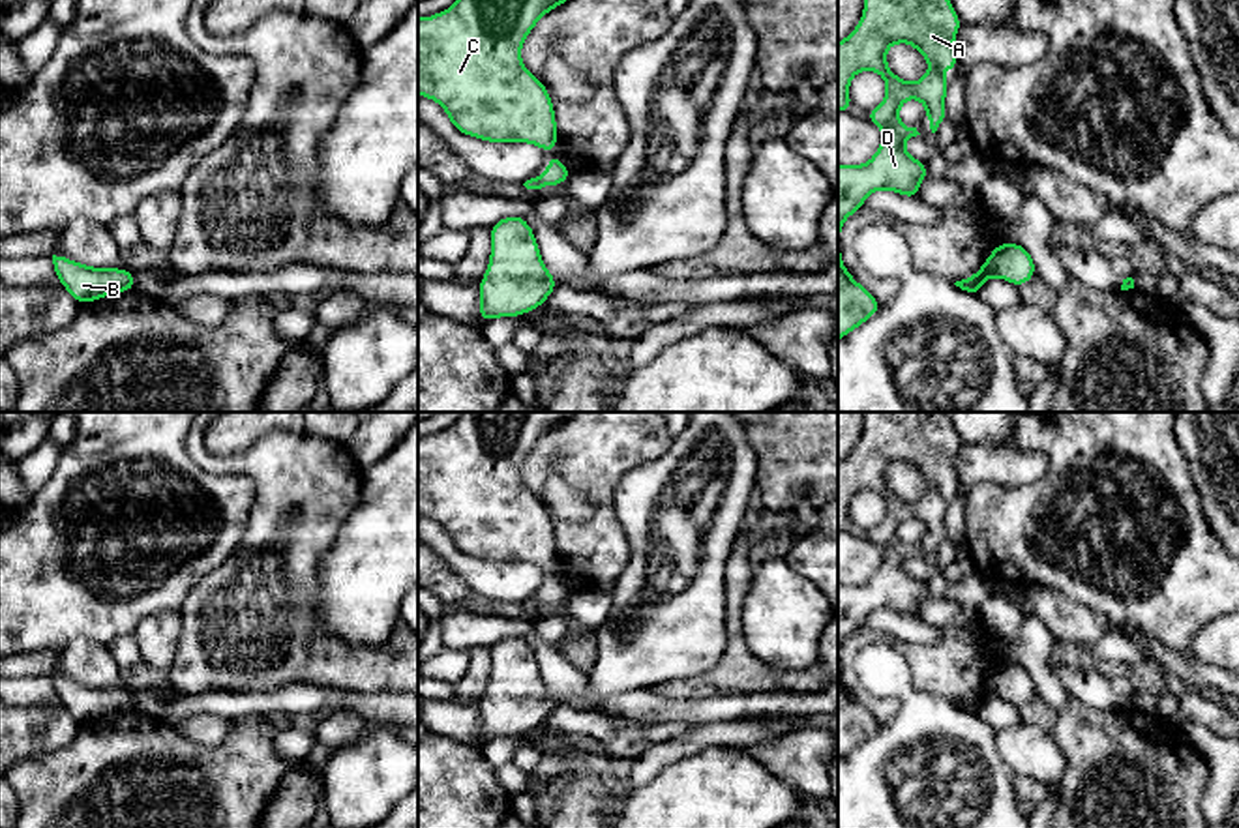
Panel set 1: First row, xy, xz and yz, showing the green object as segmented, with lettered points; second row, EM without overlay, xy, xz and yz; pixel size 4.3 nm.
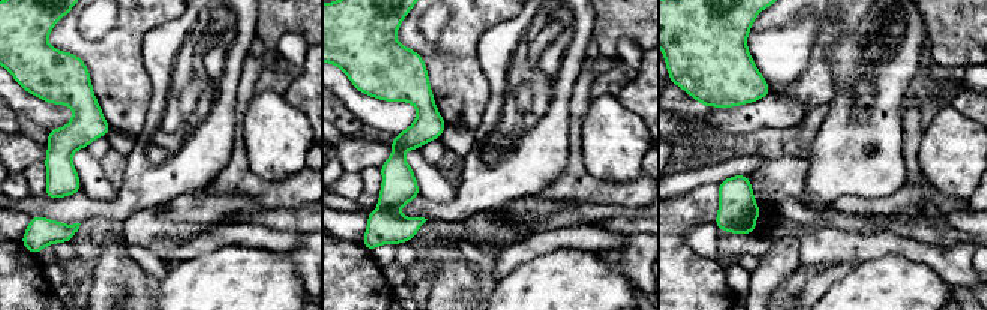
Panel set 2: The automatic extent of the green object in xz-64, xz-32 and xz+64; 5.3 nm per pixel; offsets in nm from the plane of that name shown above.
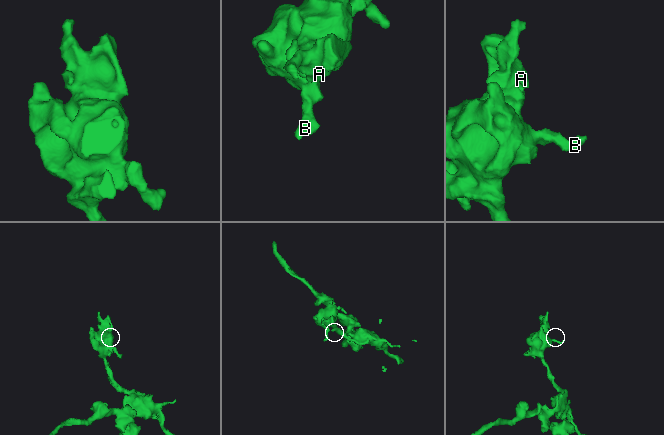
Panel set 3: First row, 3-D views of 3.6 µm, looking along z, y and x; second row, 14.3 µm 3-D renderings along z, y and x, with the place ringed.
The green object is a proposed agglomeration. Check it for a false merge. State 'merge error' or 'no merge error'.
no merge error

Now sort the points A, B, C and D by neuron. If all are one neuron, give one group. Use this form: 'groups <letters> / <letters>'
groups A B C D

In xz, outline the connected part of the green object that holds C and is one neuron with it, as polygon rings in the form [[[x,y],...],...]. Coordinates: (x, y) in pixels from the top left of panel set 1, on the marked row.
[[[457,0],[442,13],[418,17],[418,94],[437,101],[452,126],[487,142],[529,142],[553,152],[559,135],[553,99],[538,77],[521,64],[521,45],[536,22],[566,0]]]

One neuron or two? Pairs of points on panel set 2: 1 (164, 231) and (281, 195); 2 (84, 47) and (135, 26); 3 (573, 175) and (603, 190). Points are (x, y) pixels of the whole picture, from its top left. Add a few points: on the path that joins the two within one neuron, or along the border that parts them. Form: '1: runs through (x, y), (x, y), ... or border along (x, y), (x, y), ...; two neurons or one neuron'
1: border along (225, 192), (249, 195), (266, 205), (294, 207); two neurons
2: runs through (96, 47), (114, 47), (123, 38); one neuron
3: runs through (579, 183), (588, 190), (596, 190); one neuron

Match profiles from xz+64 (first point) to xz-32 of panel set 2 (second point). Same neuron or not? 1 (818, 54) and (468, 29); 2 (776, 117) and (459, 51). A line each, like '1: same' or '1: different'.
1: same
2: different

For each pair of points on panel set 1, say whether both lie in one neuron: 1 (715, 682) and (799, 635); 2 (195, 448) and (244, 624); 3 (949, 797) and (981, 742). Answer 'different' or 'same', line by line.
1: different
2: same
3: same

